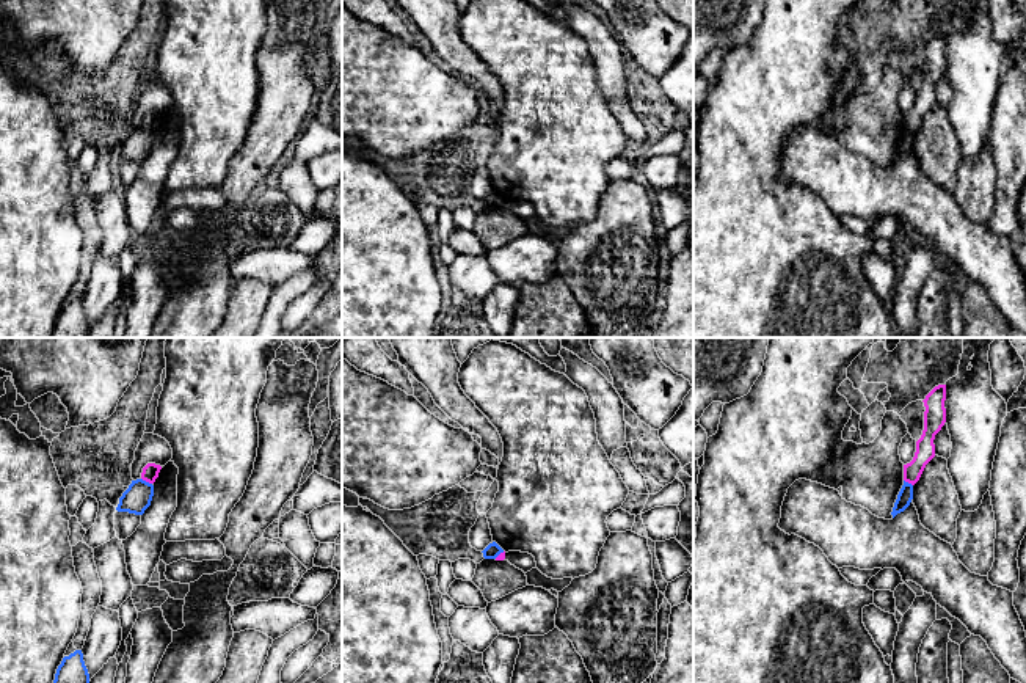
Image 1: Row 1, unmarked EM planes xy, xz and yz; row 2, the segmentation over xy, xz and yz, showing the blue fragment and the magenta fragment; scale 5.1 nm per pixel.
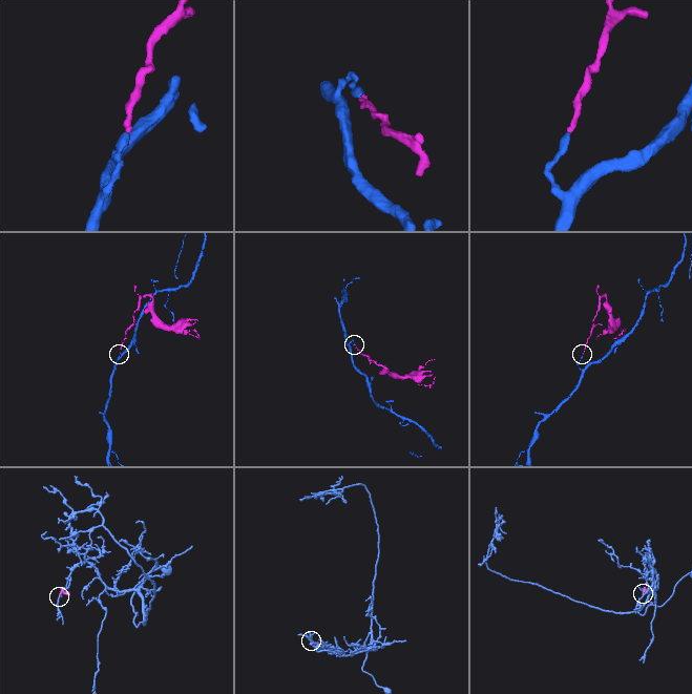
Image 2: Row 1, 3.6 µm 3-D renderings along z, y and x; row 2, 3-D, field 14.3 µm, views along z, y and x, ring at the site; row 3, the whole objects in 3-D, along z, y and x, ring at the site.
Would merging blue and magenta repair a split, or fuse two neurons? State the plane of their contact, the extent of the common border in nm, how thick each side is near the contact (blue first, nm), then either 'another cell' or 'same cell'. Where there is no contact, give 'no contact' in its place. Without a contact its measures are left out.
meets blue in xy; contact 70 nm long; 150 nm thick on the blue side, 80 nm on the other; another cell

